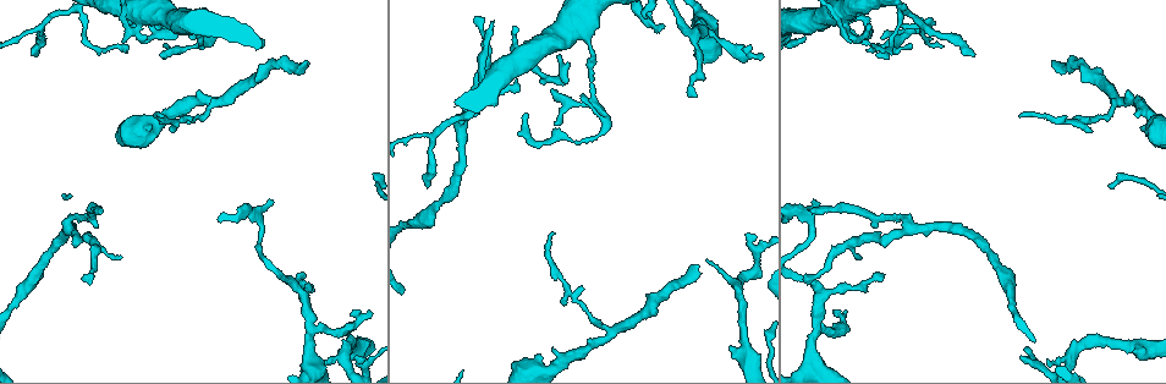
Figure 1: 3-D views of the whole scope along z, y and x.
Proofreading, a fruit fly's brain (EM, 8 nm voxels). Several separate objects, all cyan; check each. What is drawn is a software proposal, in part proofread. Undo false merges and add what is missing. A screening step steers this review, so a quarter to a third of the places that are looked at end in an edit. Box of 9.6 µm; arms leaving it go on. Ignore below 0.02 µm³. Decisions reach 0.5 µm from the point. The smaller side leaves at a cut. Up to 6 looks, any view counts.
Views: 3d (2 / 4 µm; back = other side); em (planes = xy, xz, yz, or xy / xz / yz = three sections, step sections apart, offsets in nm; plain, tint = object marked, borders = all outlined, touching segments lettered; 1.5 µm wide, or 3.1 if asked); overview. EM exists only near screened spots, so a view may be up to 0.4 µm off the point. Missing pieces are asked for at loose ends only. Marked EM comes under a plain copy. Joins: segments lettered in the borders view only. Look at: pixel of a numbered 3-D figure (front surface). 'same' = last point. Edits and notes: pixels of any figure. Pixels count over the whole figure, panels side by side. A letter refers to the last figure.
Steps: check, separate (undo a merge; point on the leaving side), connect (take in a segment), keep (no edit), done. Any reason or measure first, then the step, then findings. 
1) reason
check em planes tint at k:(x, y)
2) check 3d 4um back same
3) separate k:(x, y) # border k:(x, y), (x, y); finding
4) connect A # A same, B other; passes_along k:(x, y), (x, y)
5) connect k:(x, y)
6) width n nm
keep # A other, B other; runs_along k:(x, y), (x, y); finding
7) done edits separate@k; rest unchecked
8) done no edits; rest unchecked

four-way junction
check em xy step 4 borders at 1:(140, 21)

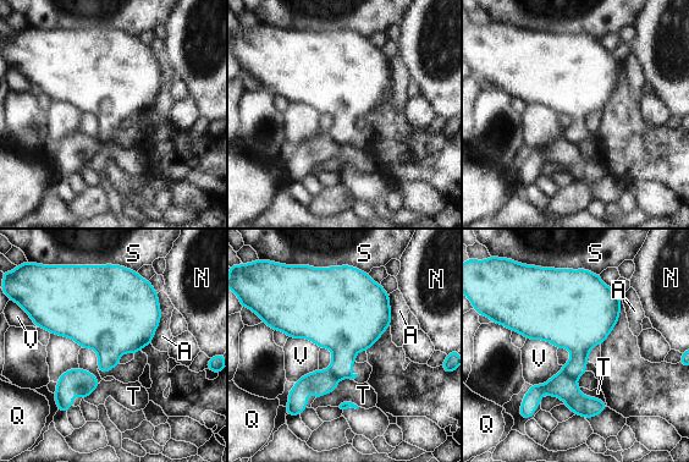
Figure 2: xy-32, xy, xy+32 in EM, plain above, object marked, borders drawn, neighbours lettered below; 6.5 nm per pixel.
separate 2:(561, 385) # A other, N other, Q other, S other, T other, V other; part_leaving 2:(529, 395), (565, 389), (602, 406); a second neuron is stuck on

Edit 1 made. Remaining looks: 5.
check overview

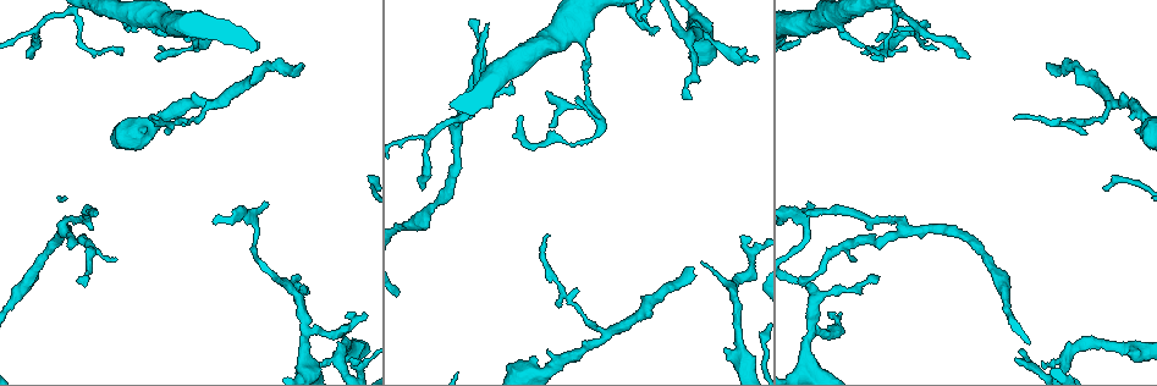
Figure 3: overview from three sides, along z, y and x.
thin neck
check em planes tint at 3:(201, 46)

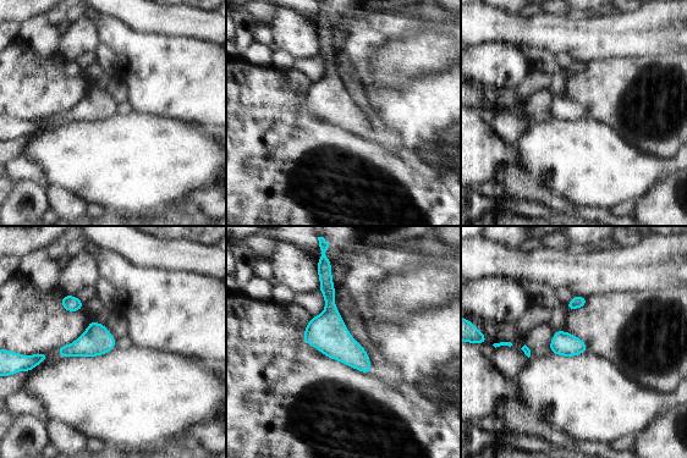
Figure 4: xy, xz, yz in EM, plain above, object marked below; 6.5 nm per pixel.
check em planes borders same

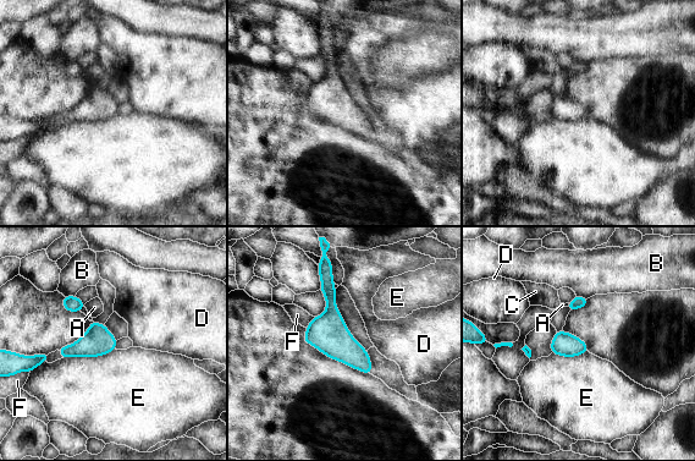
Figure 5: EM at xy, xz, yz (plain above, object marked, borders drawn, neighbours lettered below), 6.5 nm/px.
keep # A other, B other, C other, D other, E other, F other; continuous, no second neuron

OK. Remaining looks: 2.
free end
check em planes borders at 3:(639, 19)

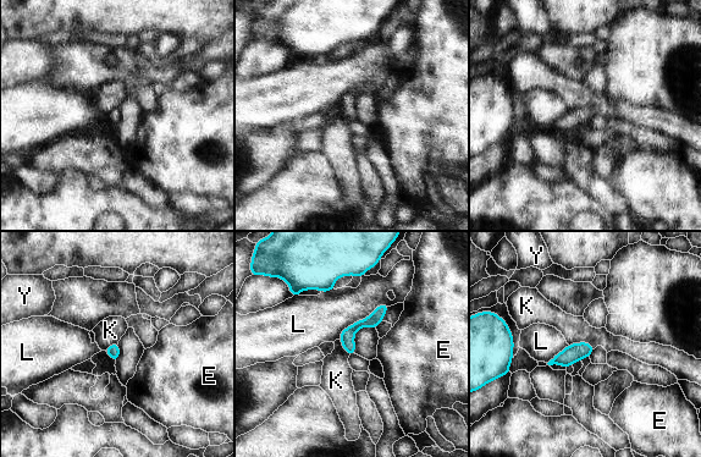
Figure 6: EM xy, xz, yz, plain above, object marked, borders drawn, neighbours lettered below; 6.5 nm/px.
keep # E other, K other, L other, Y other; no lettered segment goes on from it

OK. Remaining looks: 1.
done edits separate@2; rest unchecked

